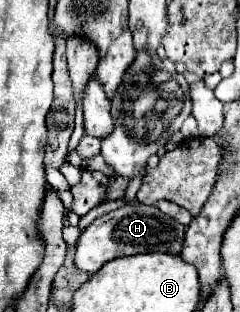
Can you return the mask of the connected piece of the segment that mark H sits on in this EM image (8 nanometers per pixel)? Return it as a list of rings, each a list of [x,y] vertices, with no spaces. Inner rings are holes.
[[[127,204],[123,208],[99,216],[81,232],[75,244],[75,266],[87,274],[95,274],[105,262],[121,256],[133,256],[143,252],[171,252],[173,256],[177,256],[181,252],[183,238],[185,226],[165,216],[155,206]]]

